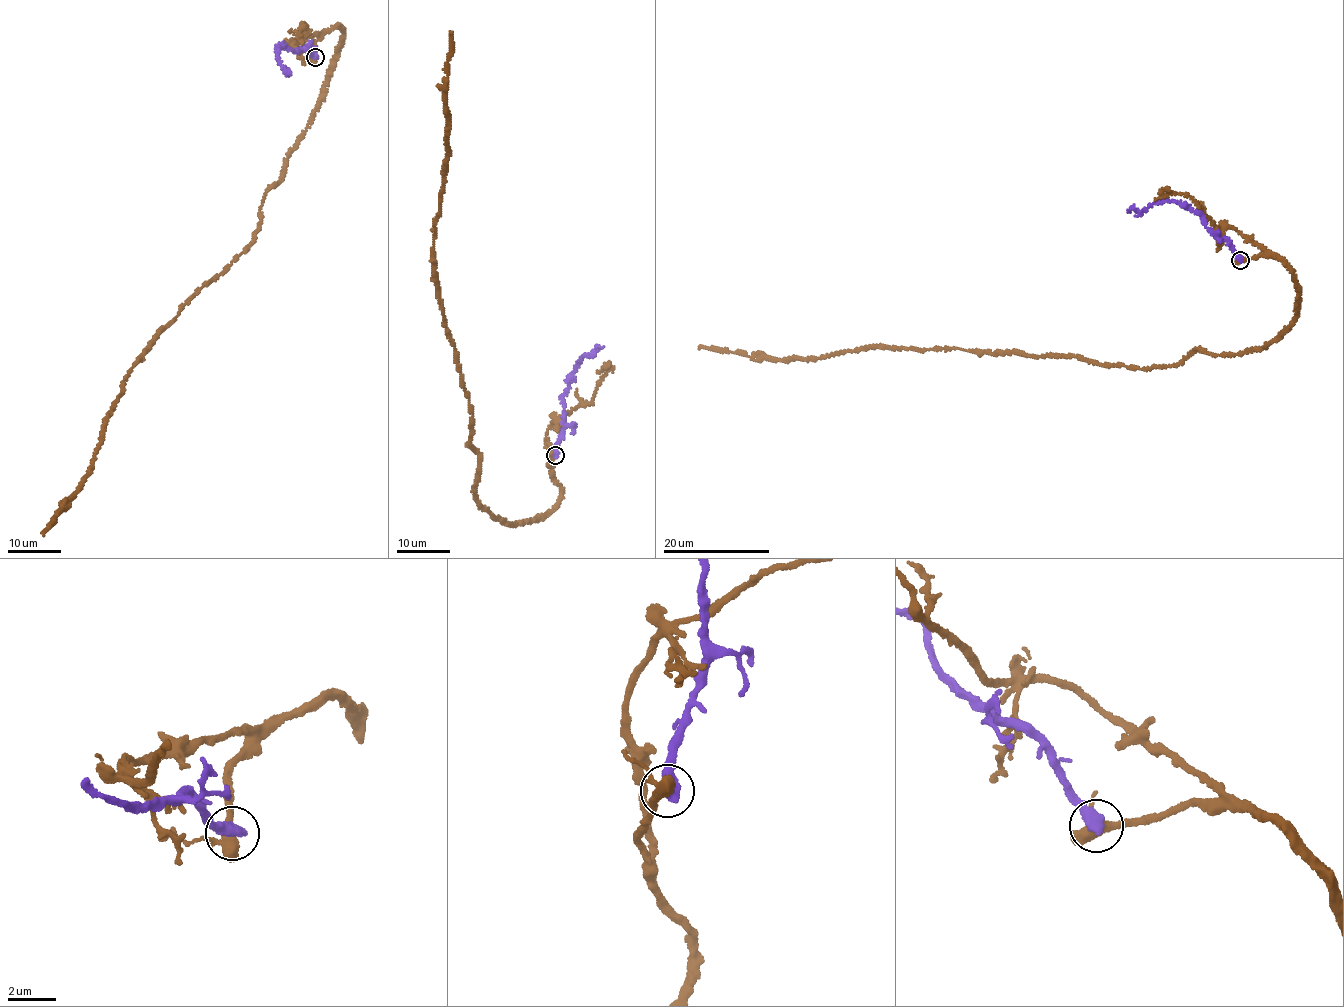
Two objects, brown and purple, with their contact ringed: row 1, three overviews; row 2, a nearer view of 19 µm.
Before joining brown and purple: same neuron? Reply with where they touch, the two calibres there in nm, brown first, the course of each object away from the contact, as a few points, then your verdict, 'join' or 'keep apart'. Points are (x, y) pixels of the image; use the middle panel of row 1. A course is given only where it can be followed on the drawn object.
place (555, 455); calibres 460 and 600 nm; course brown (555, 455), (560, 494), (551, 510), (516, 526), (479, 505), (468, 393), (433, 252), (452, 32); course purple (555, 455), (563, 430), (563, 396), (568, 378), (580, 357), (592, 354), (596, 347), (602, 347); keep apart

